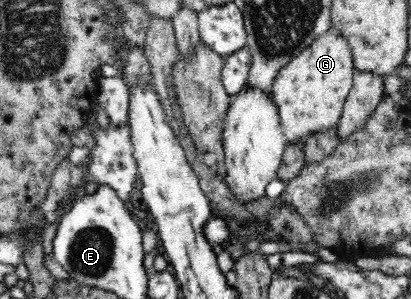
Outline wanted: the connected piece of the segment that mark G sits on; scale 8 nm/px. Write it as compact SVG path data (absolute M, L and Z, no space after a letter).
M333 27L281 66L270 87L287 144L304 142L311 133L325 131L338 123L355 70L349 42Z

